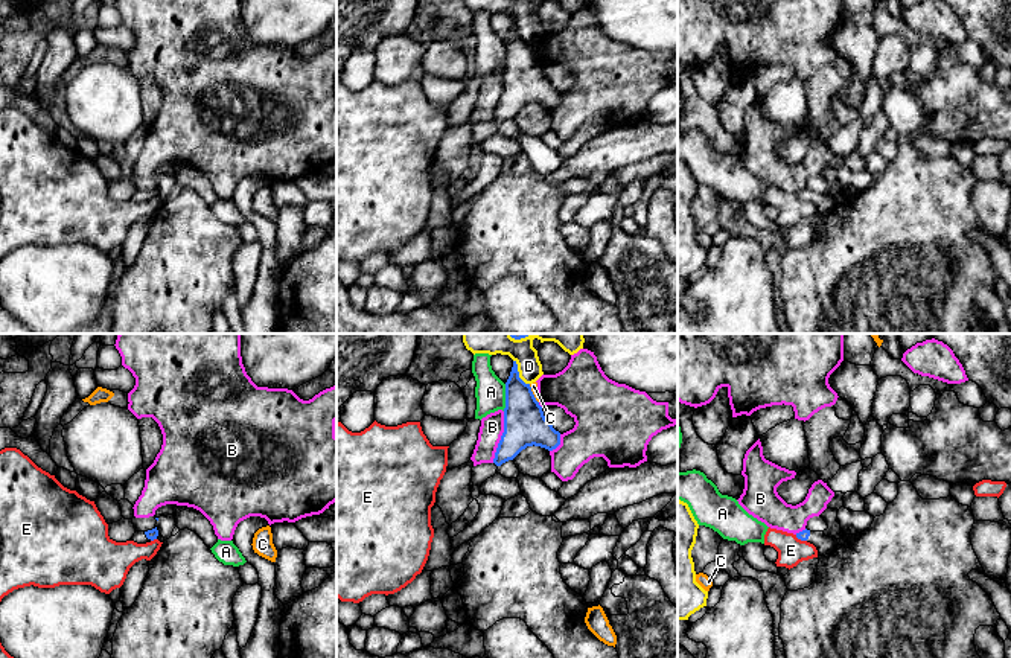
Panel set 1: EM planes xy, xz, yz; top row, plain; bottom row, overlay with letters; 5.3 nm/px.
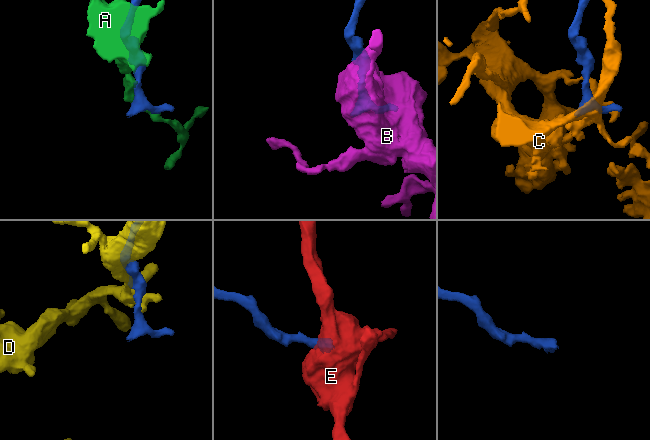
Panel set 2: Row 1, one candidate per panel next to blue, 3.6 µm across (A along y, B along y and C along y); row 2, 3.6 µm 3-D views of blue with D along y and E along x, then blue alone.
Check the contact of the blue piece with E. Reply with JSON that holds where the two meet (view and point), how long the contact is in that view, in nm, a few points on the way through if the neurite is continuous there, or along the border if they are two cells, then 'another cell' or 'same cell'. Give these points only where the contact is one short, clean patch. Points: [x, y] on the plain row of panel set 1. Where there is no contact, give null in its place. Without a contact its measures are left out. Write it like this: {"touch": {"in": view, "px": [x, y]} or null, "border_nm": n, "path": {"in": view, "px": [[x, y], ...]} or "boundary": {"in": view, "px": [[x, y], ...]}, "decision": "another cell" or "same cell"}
{"touch": {"in": "yz", "px": [801, 198]}, "border_nm": 70, "boundary": {"in": "yz", "px": [[795, 194], [806, 200]]}, "decision": "another cell"}

